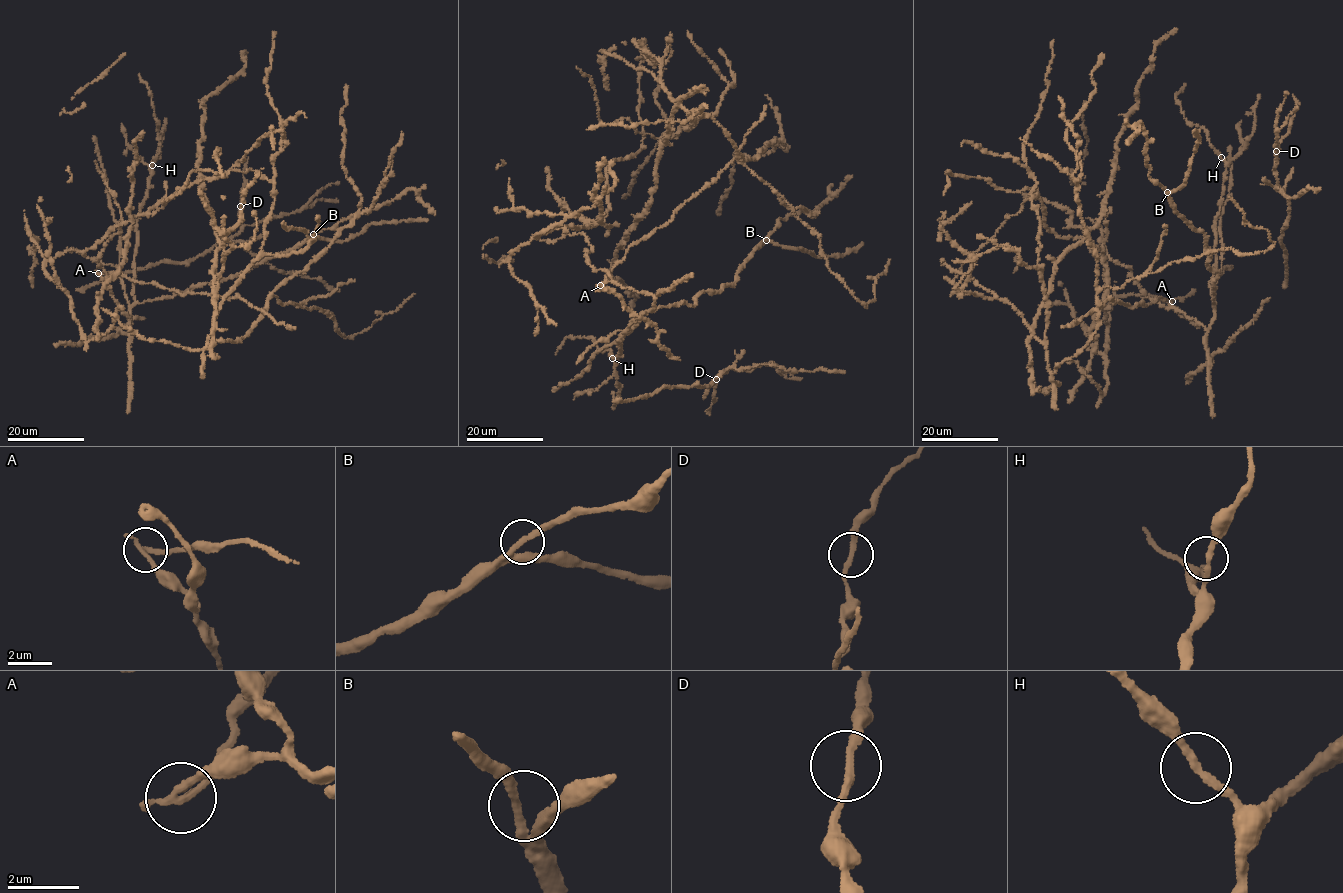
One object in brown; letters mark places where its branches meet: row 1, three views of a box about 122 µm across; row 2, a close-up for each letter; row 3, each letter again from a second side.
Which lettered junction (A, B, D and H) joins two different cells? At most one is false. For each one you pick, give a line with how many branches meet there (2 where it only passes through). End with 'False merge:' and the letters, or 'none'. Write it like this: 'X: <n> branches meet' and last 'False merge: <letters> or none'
A: 2 branches meet
False merge: A

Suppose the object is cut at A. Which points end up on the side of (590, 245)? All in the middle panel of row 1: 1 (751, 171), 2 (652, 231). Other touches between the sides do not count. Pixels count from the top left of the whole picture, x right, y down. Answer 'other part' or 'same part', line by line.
1: same part
2: other part

